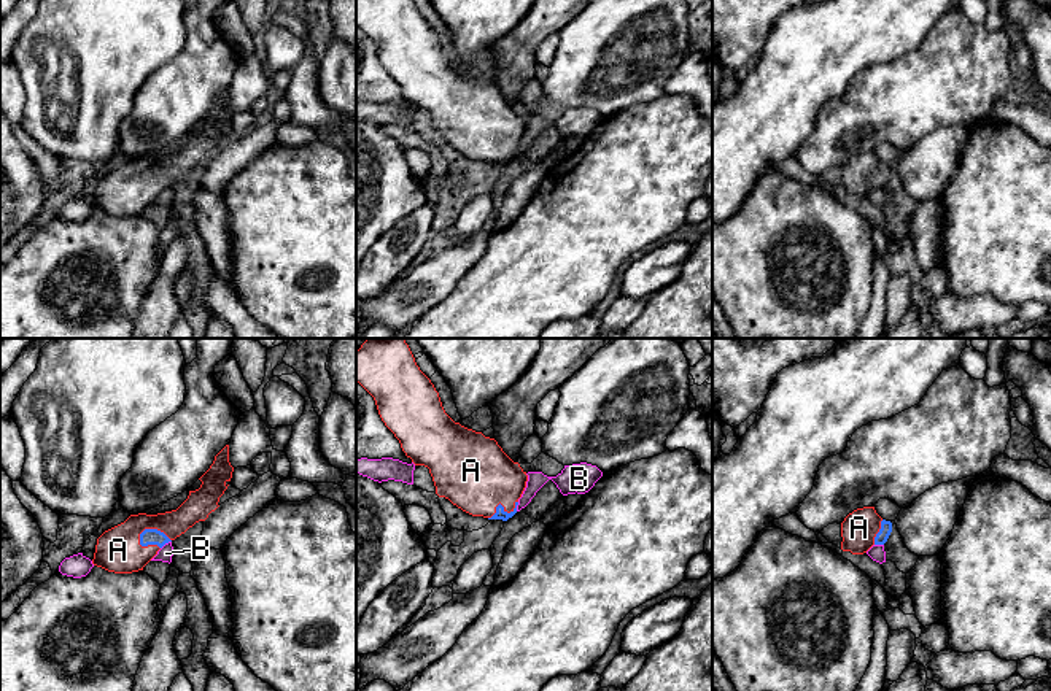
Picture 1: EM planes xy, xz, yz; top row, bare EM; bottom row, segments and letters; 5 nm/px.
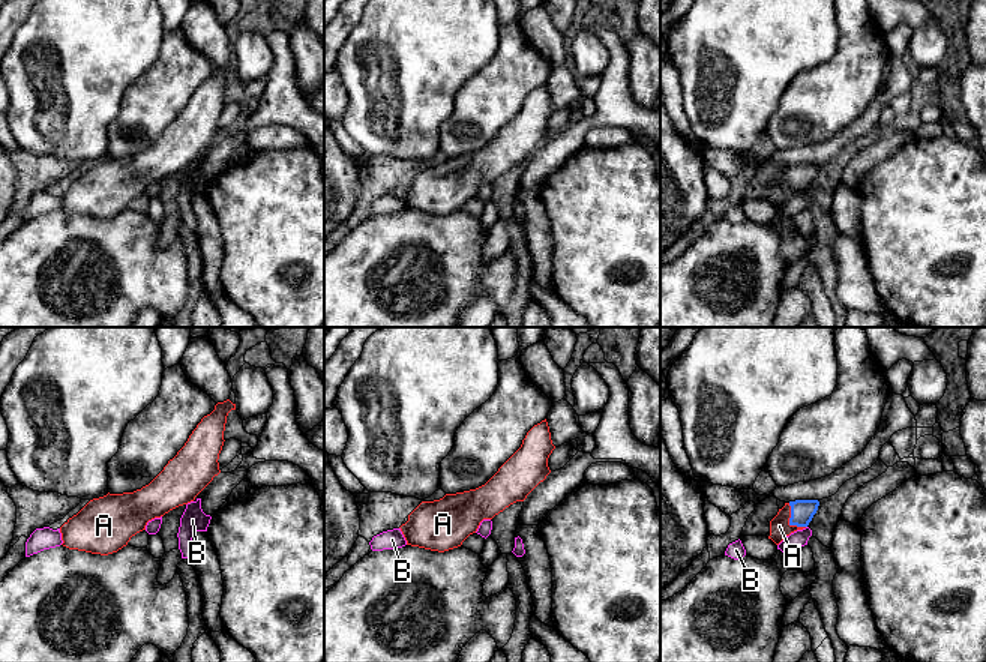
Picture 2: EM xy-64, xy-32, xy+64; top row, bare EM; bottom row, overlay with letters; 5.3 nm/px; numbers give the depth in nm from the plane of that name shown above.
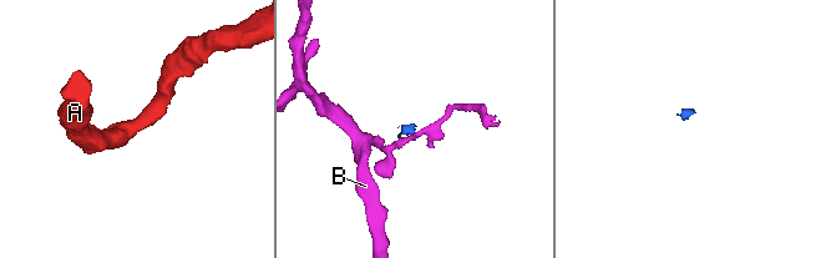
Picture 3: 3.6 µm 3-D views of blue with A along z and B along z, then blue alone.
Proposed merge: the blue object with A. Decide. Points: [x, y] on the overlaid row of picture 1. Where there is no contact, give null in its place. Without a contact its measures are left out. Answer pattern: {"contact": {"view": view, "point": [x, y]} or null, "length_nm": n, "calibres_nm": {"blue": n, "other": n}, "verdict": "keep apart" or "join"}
{"contact": {"view": "xy", "point": [155, 529]}, "length_nm": 170, "calibres_nm": {"blue": 80, "other": 220}, "verdict": "join"}

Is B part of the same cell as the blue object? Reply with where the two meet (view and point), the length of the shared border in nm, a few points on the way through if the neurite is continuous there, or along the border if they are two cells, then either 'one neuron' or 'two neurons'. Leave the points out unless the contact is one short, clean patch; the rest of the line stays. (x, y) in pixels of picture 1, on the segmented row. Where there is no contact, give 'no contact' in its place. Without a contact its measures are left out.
xy (166, 542) | 70 nm | along xy (170, 540), (161, 548) | two neurons

